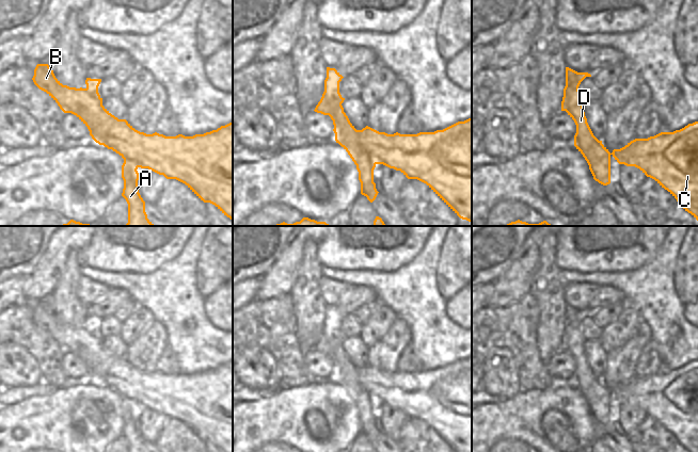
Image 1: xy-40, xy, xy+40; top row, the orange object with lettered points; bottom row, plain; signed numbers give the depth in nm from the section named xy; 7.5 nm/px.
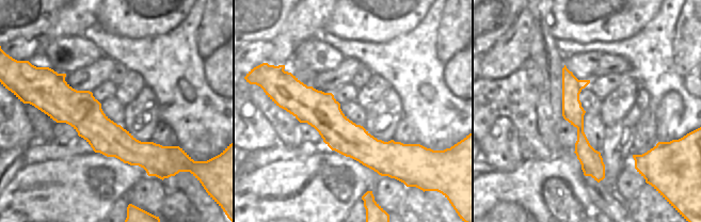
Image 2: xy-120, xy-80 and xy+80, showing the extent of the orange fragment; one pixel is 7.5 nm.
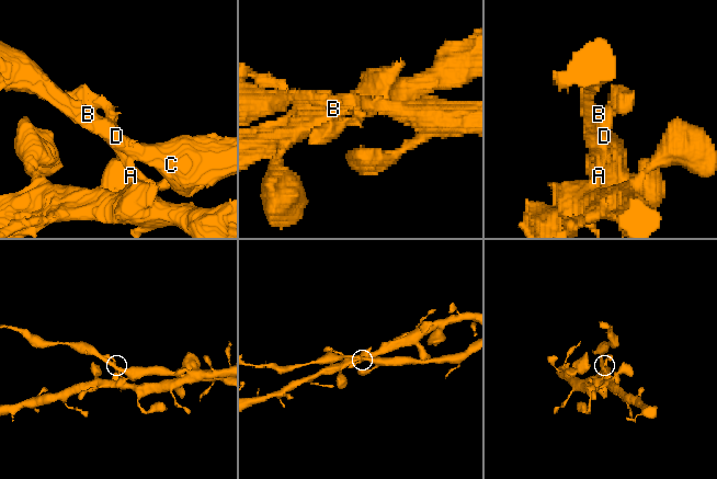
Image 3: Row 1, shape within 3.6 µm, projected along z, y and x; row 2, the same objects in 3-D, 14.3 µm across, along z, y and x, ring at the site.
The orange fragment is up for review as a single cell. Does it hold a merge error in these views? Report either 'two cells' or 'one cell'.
two cells

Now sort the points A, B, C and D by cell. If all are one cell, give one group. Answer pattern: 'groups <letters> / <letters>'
groups A D / B C

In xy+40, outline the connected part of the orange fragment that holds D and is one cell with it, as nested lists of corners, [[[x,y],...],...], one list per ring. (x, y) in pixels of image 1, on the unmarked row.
[[[566,306],[566,325],[564,327],[564,346],[576,364],[574,385],[583,393],[589,404],[593,418],[603,424],[610,422],[610,391],[592,372],[583,344],[583,338],[578,325],[588,311],[577,311]]]

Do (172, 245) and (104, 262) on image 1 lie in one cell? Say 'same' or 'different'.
same

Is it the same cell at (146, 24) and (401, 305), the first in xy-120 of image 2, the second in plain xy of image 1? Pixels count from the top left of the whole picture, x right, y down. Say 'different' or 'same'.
different

